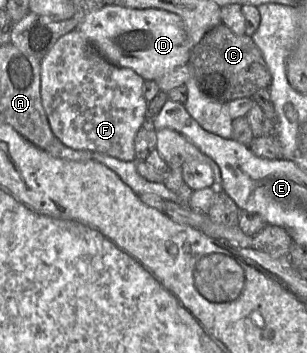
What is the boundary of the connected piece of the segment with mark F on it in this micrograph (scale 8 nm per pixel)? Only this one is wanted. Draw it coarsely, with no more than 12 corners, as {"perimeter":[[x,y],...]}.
{"perimeter":[[78,29],[41,62],[54,135],[136,161],[145,79]]}

